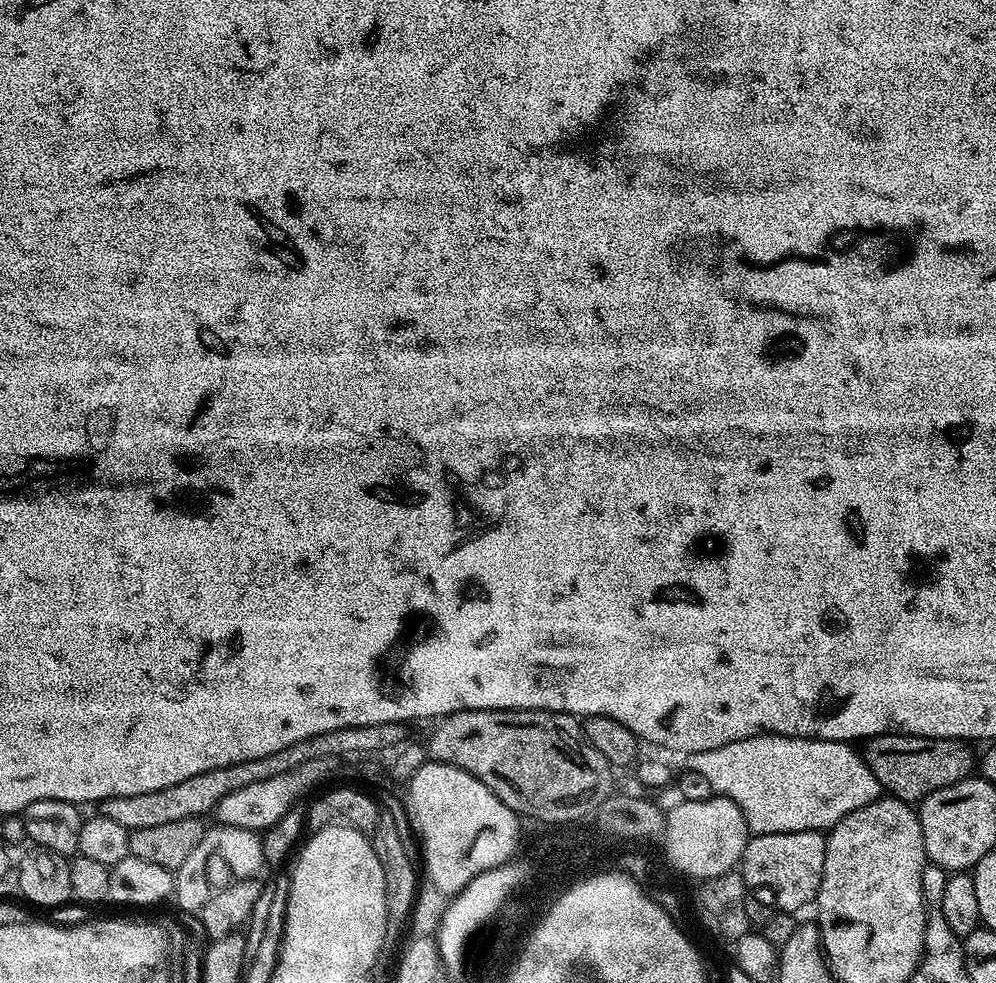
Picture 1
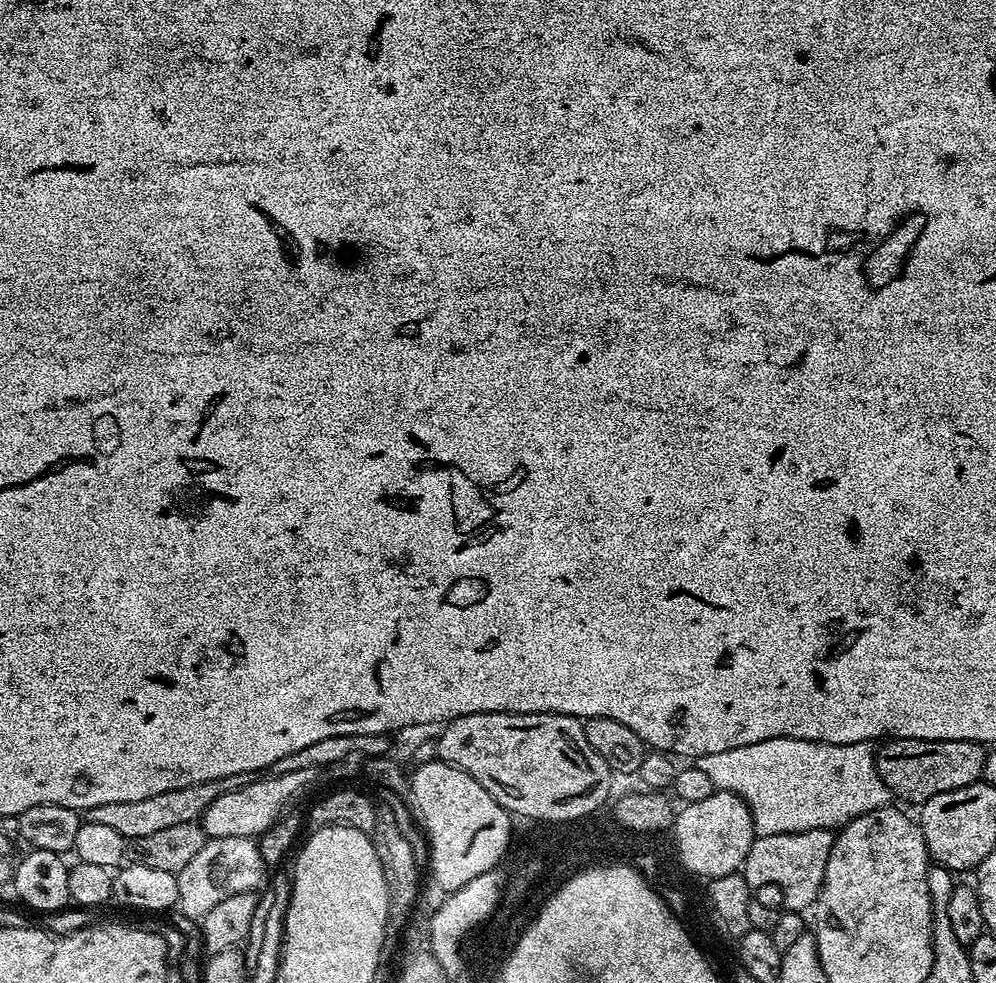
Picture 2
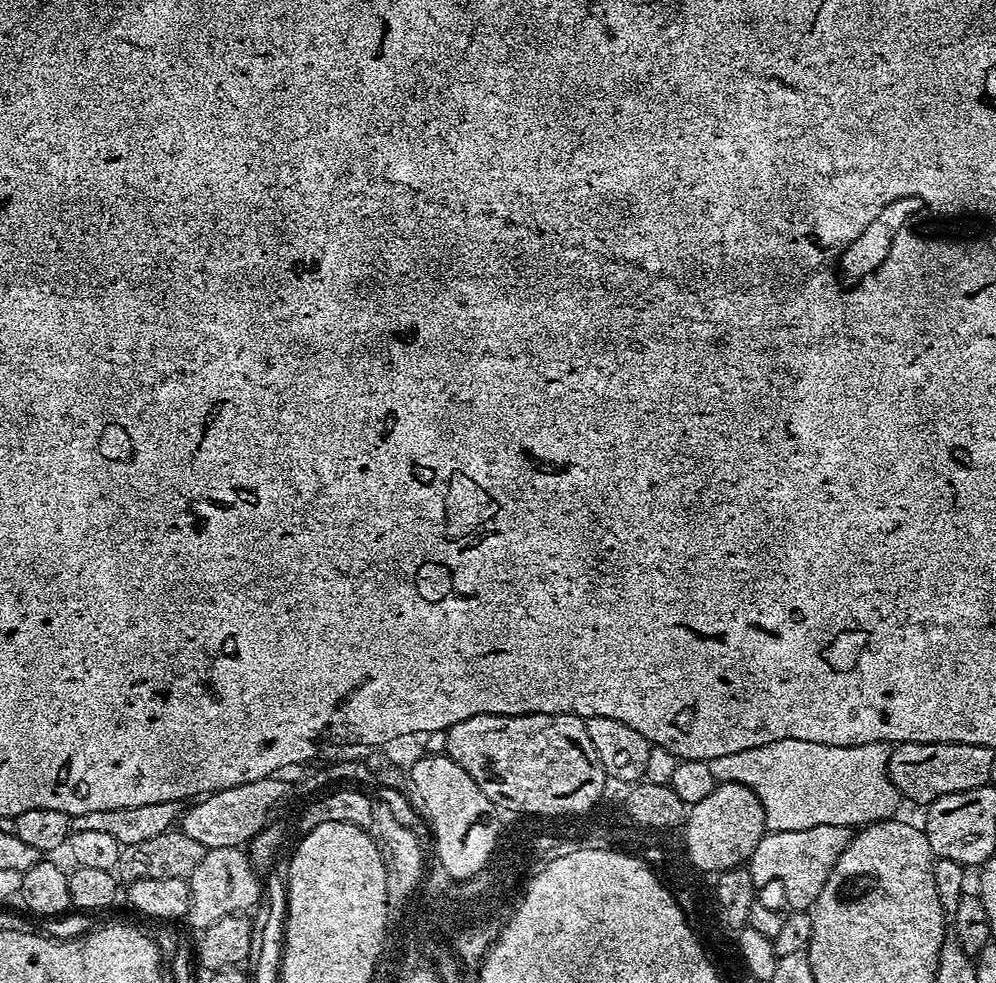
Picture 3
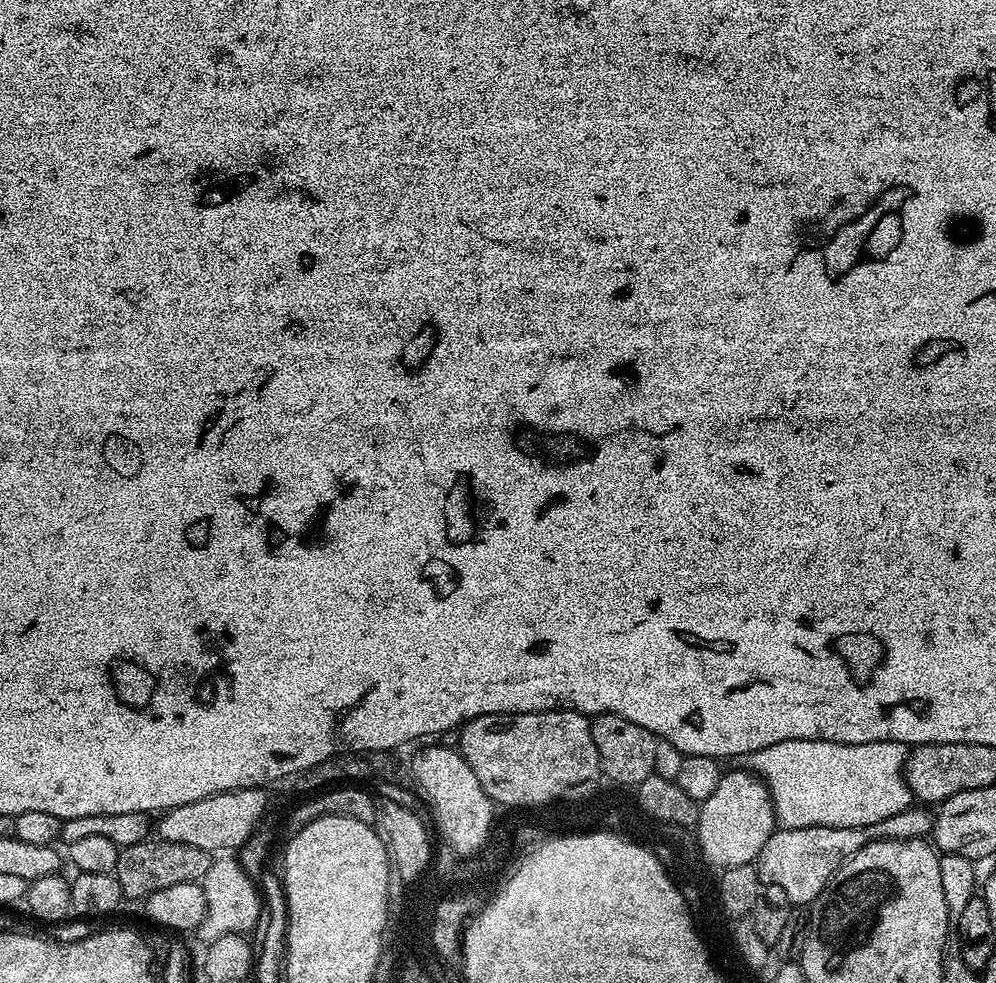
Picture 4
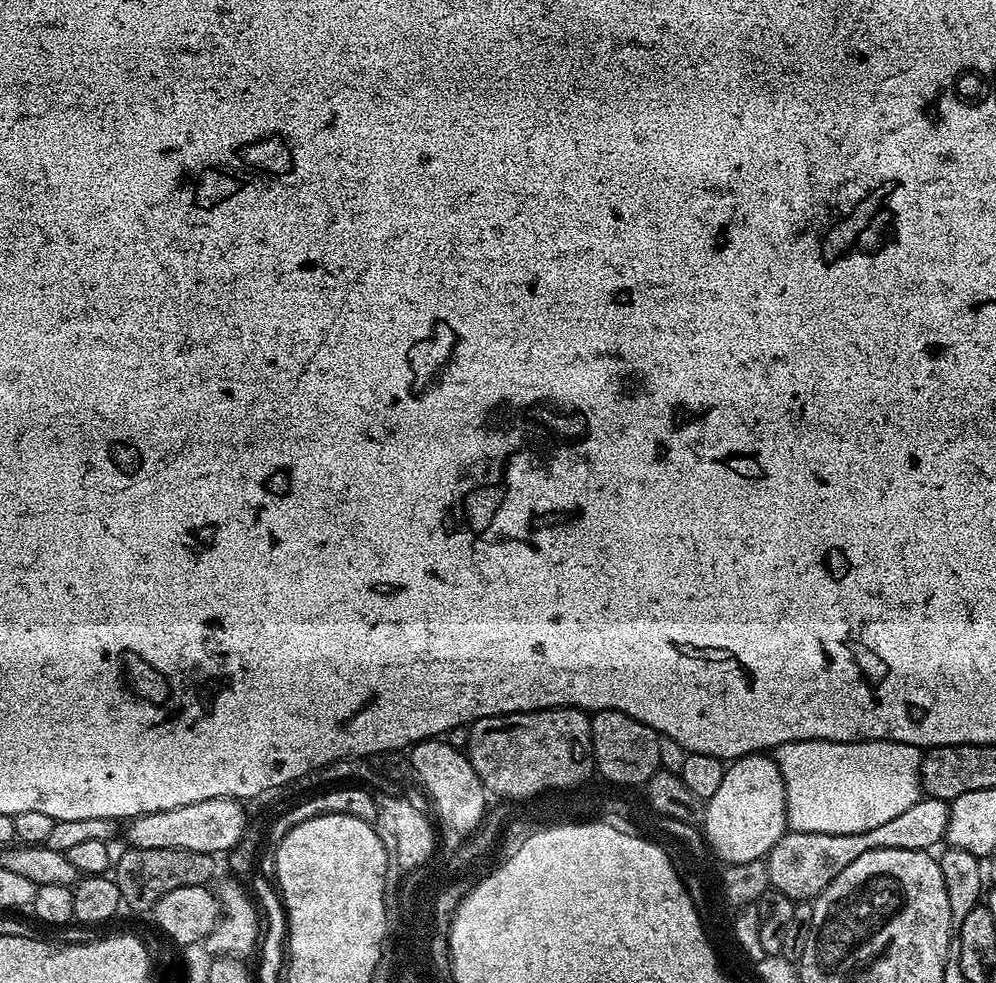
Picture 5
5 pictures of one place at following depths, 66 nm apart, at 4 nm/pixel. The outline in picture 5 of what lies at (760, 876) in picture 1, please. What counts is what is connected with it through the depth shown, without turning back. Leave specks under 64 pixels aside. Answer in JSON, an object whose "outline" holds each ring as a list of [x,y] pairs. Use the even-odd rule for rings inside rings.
{"outline":[[[924,796],[910,810],[898,814],[898,818],[890,818],[886,826],[878,826],[862,834],[802,834],[791,830],[768,851],[766,863],[768,866],[768,883],[773,889],[786,894],[794,902],[808,902],[819,896],[826,886],[858,854],[866,854],[875,848],[890,850],[918,850],[927,852],[935,849],[936,843],[944,840],[944,835],[950,822],[949,801],[939,800],[933,796]]]}

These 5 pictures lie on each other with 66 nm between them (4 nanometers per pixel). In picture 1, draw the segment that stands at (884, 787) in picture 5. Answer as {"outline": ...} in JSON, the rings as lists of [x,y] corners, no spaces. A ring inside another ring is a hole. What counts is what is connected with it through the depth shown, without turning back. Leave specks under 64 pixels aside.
{"outline":[[[765,734],[718,746],[718,750],[687,753],[686,768],[689,772],[702,774],[702,778],[710,781],[712,793],[724,796],[734,802],[738,810],[742,810],[749,833],[761,836],[783,832],[818,832],[831,830],[839,820],[846,818],[846,814],[862,810],[862,806],[881,799],[878,778],[874,778],[861,753],[852,748],[855,747],[851,743],[842,740],[803,740],[797,736]]]}

